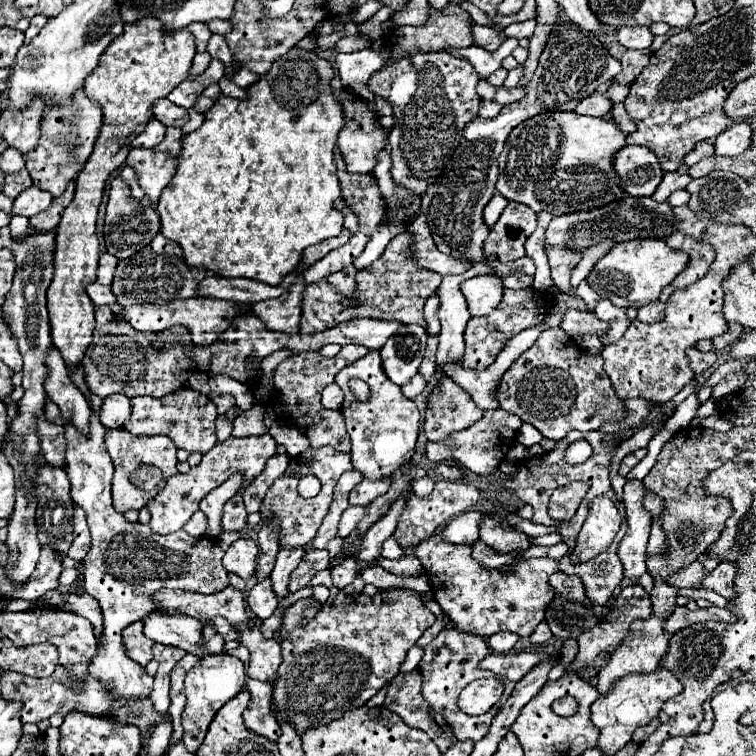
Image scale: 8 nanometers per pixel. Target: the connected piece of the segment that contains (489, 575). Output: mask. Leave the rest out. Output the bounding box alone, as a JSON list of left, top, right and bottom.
[414,532,560,638]

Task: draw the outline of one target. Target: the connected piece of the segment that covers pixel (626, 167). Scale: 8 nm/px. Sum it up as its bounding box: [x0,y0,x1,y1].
[614,146,662,196]

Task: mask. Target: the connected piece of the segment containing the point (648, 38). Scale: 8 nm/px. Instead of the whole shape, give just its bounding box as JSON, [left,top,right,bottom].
[618,26,654,48]

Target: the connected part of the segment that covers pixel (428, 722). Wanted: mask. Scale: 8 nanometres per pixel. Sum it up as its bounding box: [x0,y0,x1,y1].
[384,670,456,752]

